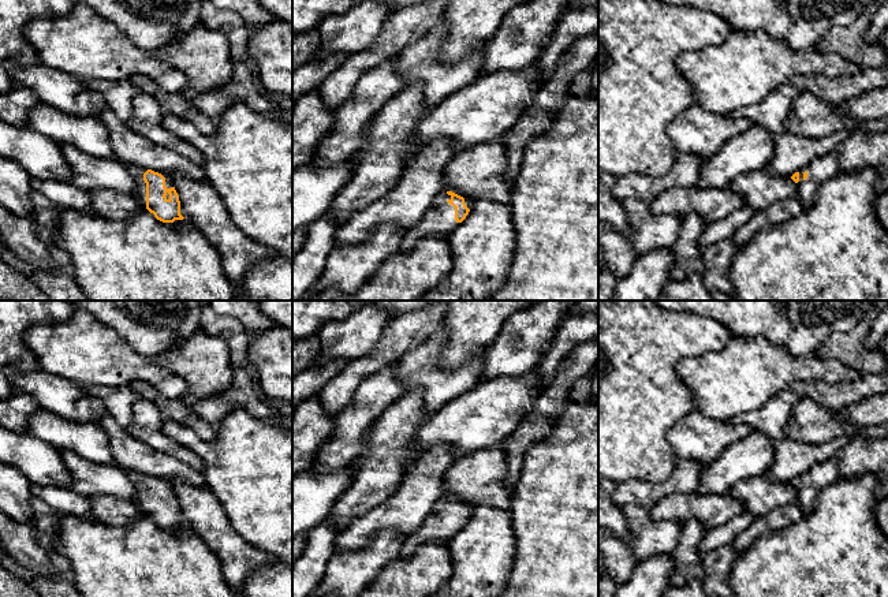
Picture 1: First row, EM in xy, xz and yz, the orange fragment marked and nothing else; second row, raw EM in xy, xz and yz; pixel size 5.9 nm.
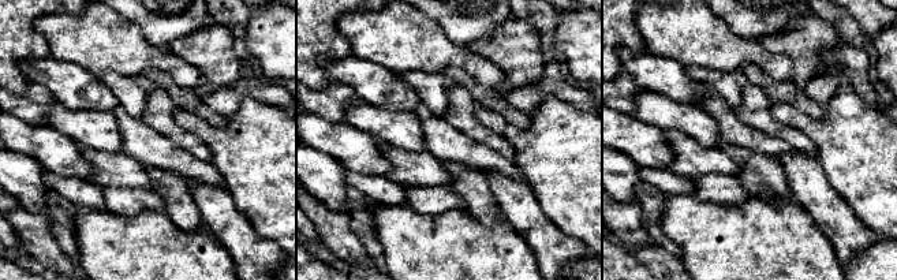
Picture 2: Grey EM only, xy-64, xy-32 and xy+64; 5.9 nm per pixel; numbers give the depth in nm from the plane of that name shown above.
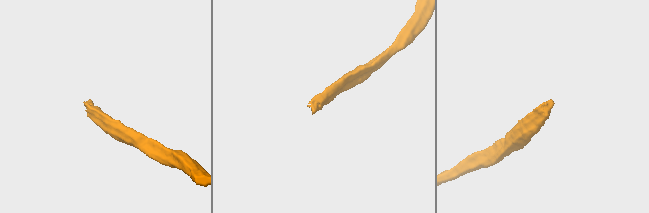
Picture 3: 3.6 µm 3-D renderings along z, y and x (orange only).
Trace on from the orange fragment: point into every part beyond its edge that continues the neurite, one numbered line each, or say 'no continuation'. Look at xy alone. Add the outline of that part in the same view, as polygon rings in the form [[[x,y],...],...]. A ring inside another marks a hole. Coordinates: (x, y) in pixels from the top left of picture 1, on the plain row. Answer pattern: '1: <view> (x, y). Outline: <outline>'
1: xy (137, 478). Outline: [[[127,471],[131,482],[135,488],[135,495],[133,496],[133,501],[141,508],[143,514],[146,514],[146,489],[143,486],[143,480],[148,477],[146,474]]]

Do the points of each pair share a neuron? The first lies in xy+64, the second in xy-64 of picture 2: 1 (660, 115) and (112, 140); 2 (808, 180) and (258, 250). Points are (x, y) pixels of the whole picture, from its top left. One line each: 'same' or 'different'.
1: same
2: same

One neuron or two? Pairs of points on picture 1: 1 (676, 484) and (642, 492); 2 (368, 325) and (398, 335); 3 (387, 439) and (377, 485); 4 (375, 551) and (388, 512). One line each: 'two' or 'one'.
1: one
2: two
3: one
4: two

